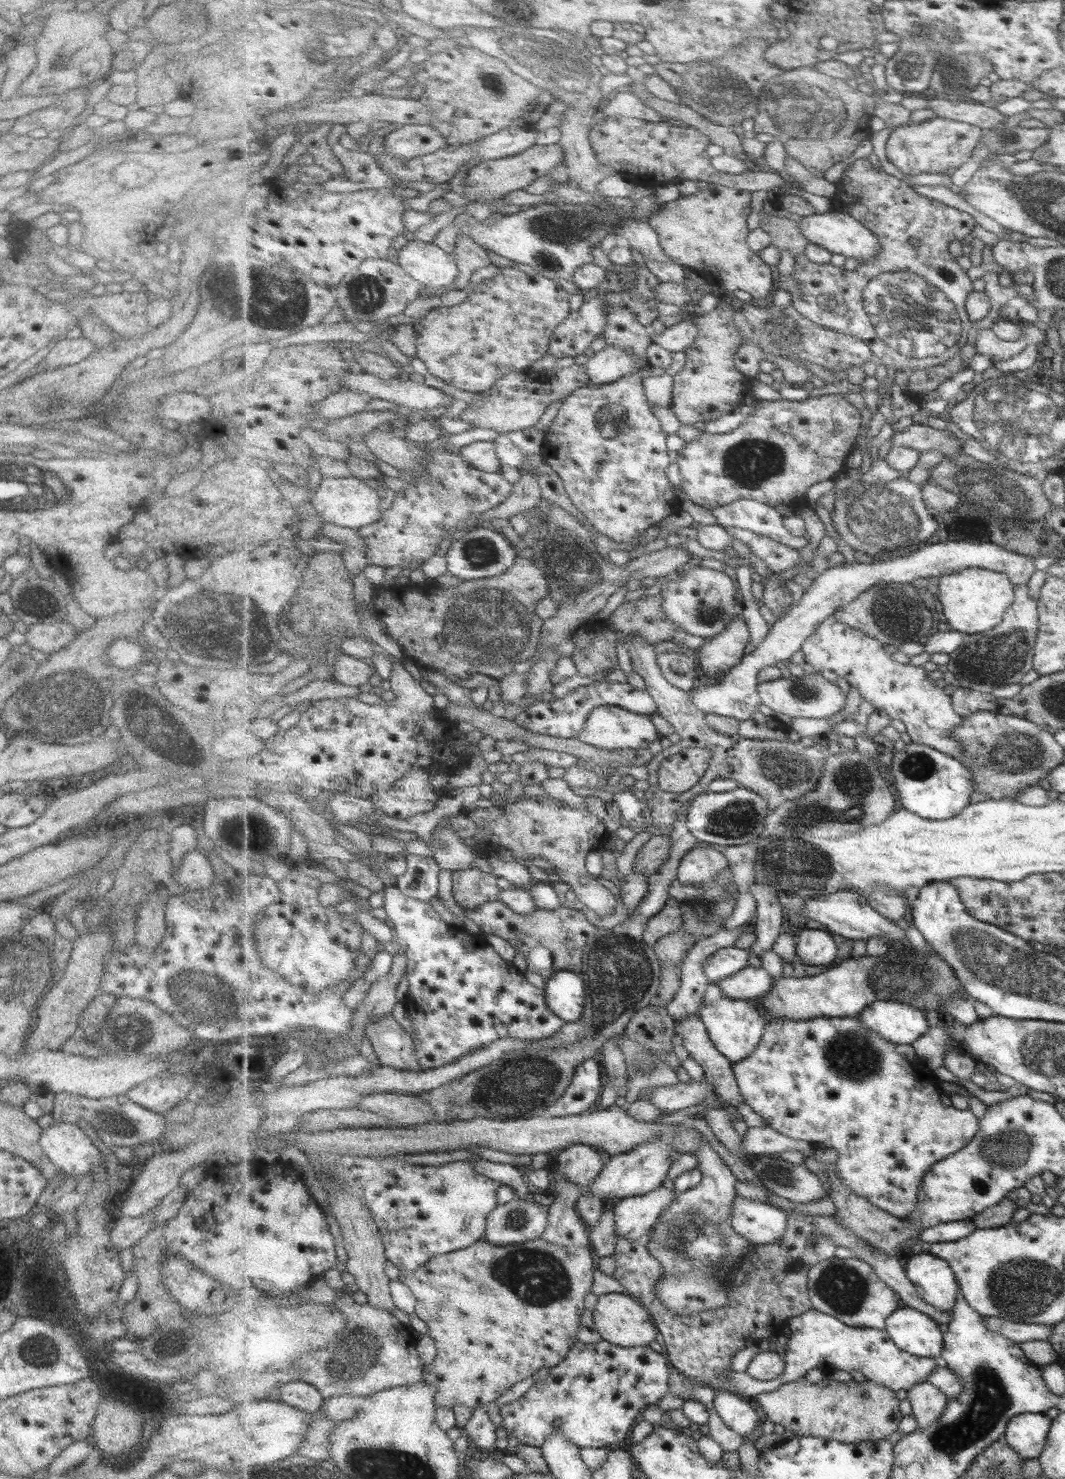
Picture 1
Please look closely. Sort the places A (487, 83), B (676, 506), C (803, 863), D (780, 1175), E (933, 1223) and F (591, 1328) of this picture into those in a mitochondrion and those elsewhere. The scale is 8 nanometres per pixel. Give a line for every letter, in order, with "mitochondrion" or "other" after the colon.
A: mitochondrion
B: other
C: mitochondrion
D: mitochondrion
E: other
F: other

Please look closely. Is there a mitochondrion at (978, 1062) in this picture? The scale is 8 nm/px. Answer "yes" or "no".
no

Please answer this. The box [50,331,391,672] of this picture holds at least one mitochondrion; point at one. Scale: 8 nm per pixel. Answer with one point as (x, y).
(236, 624)

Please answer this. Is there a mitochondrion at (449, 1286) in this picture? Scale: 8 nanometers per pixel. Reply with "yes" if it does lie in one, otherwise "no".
no

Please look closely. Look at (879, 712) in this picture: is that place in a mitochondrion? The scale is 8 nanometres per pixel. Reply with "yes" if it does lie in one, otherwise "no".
no

